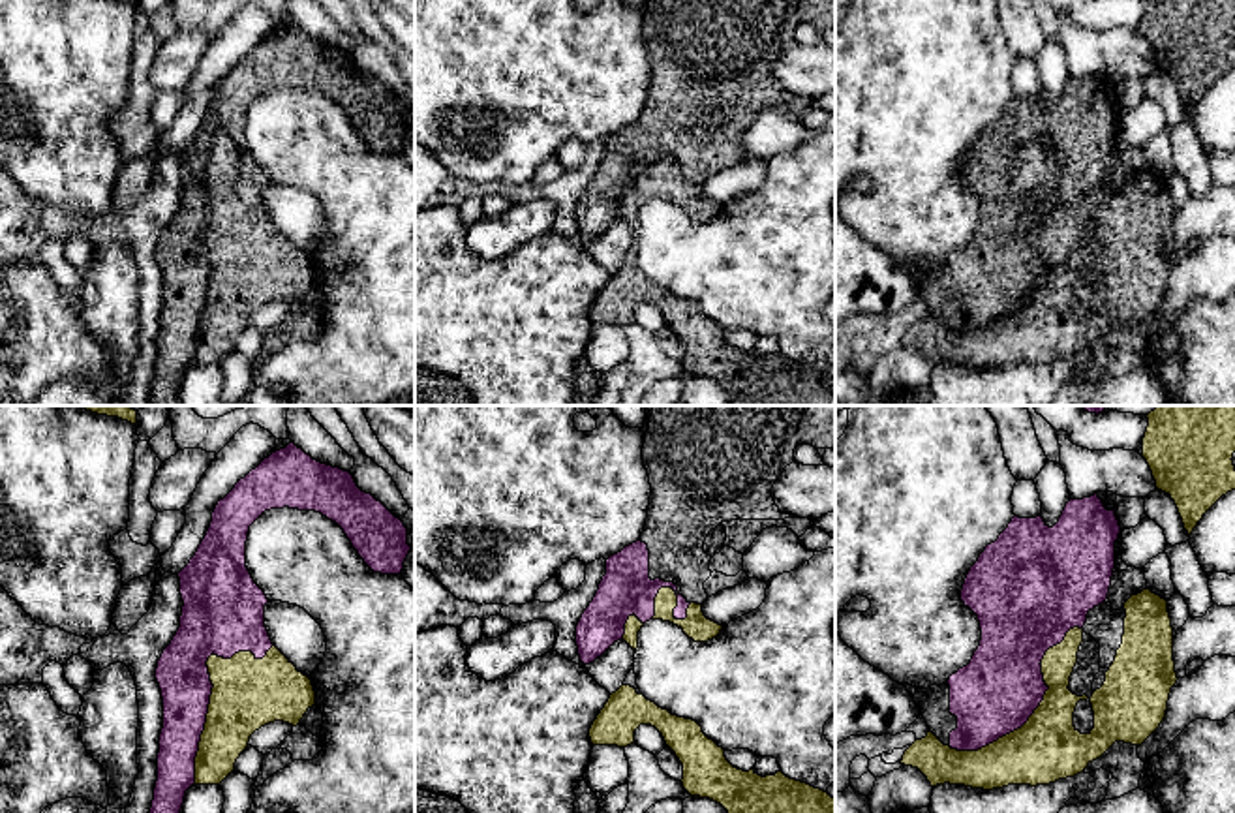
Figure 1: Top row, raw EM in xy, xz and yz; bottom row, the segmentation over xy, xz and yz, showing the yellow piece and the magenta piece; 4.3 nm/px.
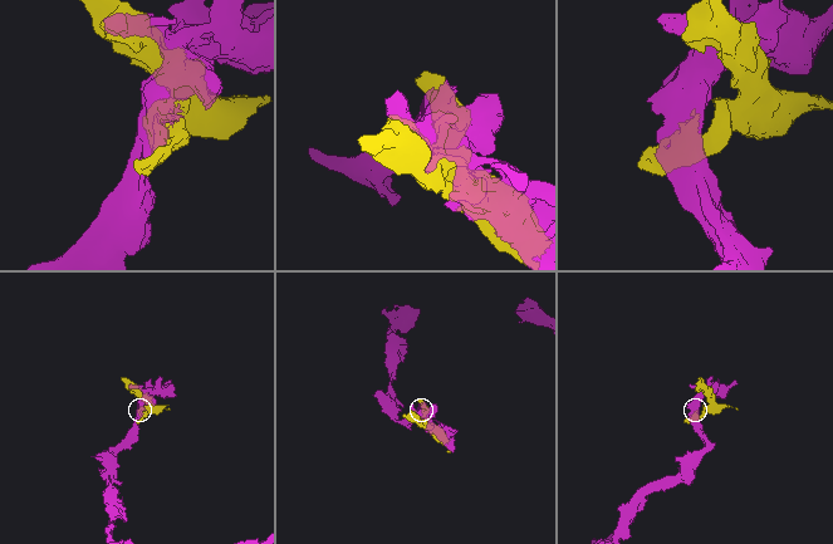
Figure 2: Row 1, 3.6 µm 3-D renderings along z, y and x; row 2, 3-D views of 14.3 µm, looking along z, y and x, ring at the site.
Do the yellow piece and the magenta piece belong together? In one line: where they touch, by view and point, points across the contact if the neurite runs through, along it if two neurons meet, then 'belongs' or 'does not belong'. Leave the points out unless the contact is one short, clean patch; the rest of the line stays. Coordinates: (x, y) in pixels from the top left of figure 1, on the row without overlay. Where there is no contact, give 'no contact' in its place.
meets yellow in xy at (213, 267); does not belong

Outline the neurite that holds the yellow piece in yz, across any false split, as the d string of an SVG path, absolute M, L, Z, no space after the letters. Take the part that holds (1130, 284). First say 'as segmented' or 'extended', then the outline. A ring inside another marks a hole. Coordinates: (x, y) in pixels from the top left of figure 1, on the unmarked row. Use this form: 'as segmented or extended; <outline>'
extended; M1149 167L1132 175L1121 190L1113 190L1105 178L1089 190L1081 208L1070 208L1060 223L1049 227L1040 244L1049 268L1021 308L978 330L952 329L929 310L925 317L916 319L905 330L901 344L918 347L931 366L950 362L993 370L1008 364L1049 364L1074 357L1115 321L1141 325L1164 300L1171 267L1179 259L1167 180ZM1085 212L1100 223L1100 252L1094 255L1090 278L1077 276L1068 268ZM1087 278L1092 284L1094 308L1081 314L1074 306L1074 291L1077 282Z

